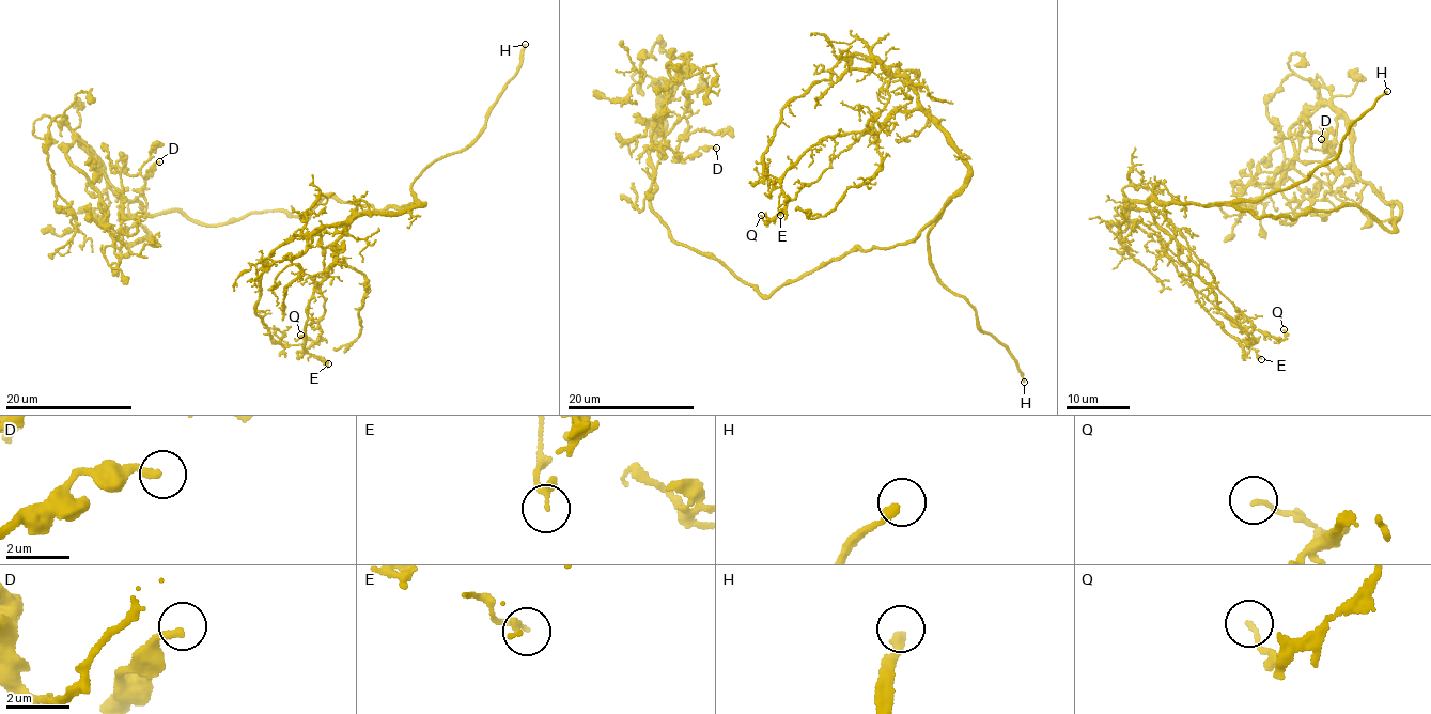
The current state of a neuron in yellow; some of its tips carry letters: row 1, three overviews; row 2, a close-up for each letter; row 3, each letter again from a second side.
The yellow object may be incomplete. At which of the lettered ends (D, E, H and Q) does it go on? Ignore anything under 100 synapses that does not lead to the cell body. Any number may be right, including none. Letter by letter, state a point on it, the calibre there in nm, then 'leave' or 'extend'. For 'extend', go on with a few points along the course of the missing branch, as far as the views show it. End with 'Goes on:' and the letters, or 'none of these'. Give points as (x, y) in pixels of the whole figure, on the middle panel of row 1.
D: place (716, 148); calibre 220 nm; leave
E: place (780, 215); calibre 170 nm; leave
H: place (1024, 382); calibre 240 nm; extend
Q: place (761, 215); calibre 130 nm; leave
Goes on: H

